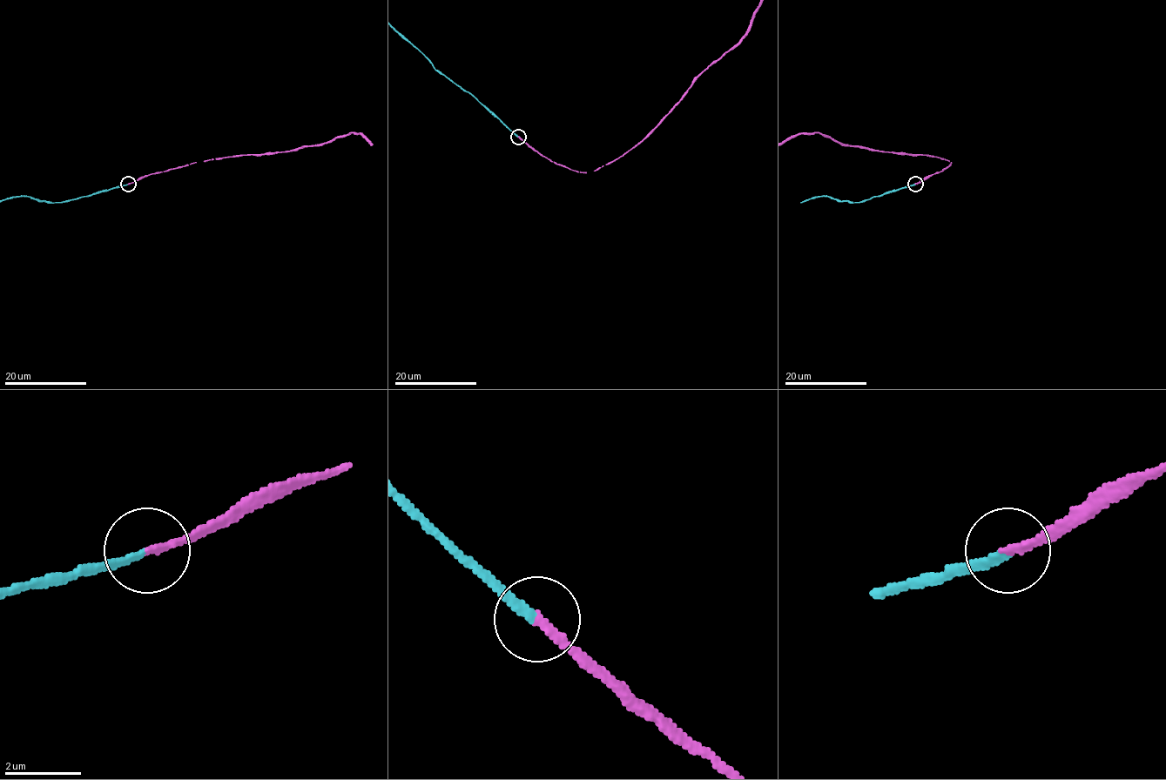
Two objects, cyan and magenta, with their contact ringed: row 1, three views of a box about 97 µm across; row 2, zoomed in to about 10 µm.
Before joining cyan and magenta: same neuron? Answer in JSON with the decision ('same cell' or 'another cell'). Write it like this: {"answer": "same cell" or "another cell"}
{"answer": "same cell"}

